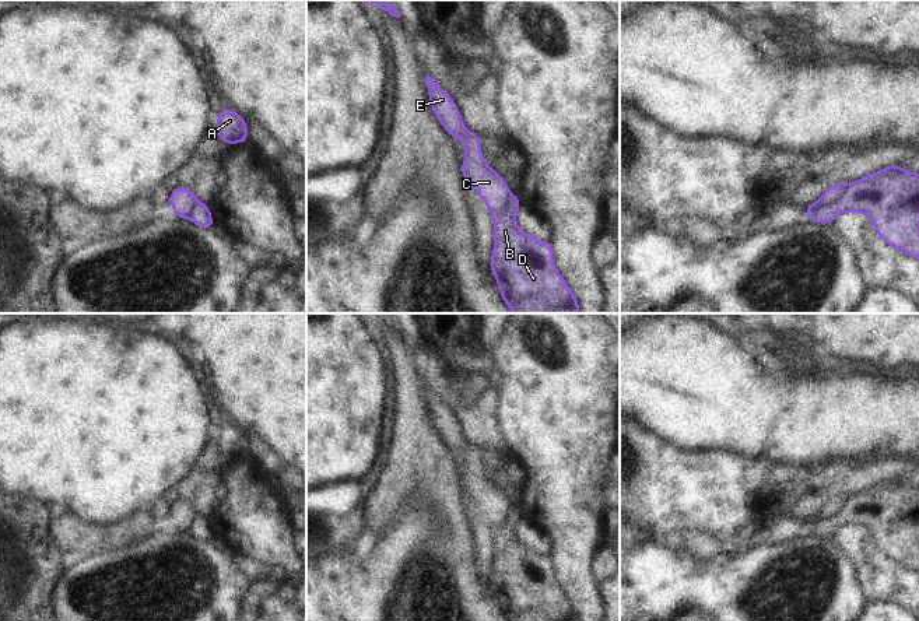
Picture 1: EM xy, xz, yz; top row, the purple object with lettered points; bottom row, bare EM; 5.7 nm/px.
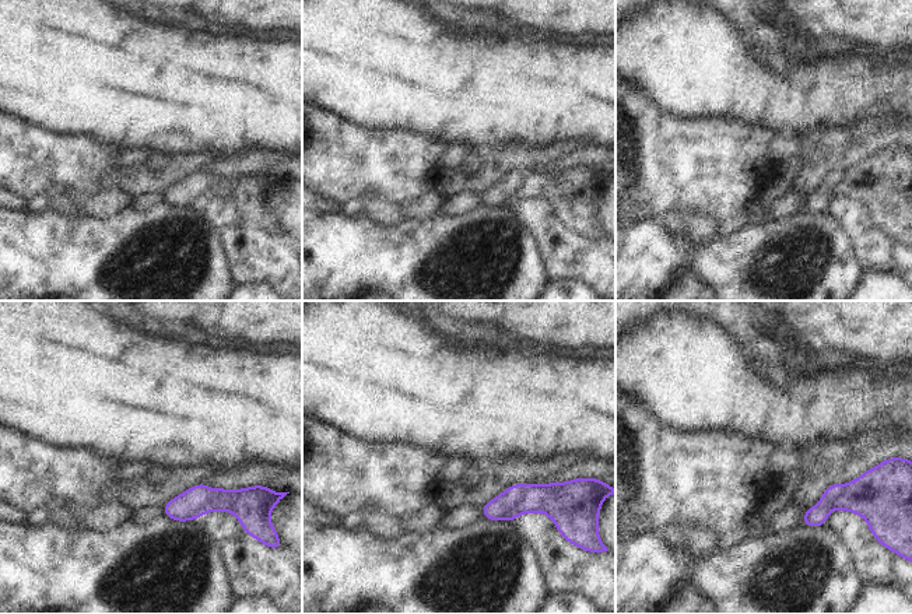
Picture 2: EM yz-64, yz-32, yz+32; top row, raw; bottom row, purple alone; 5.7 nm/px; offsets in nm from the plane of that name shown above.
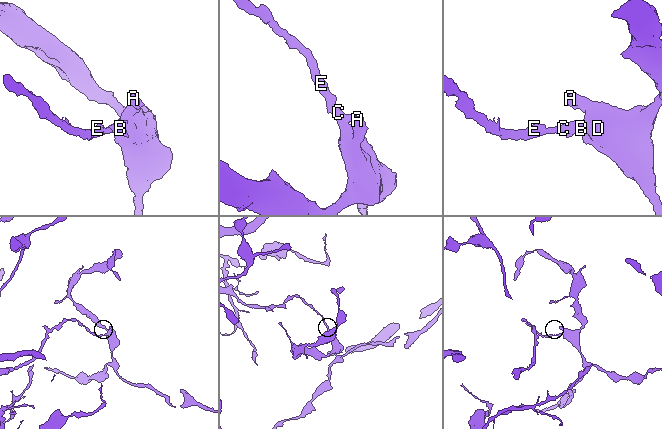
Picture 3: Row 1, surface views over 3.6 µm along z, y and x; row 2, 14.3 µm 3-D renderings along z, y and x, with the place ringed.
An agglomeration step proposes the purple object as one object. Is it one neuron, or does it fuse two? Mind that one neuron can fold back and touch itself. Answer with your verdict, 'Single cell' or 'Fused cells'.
Fused cells

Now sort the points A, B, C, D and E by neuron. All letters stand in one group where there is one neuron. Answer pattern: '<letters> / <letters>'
A B D / C E

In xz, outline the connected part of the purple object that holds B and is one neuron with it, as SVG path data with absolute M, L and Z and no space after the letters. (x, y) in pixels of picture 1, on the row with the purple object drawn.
M511 196L506 208L494 217L494 250L488 264L499 294L513 313L580 313L578 301L553 263L553 243L530 238L516 225L522 199Z

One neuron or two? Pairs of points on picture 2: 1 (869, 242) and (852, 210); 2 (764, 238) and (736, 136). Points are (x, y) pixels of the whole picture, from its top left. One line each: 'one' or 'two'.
1: one
2: two

